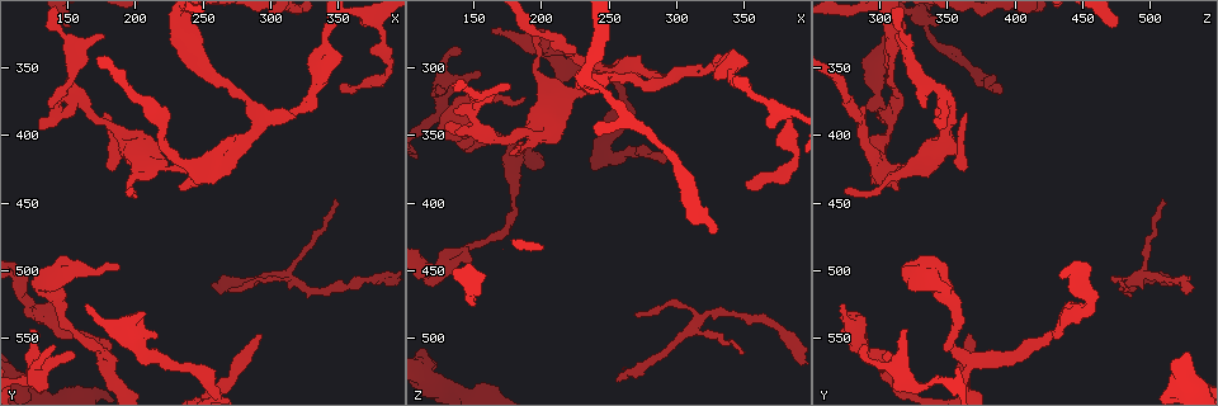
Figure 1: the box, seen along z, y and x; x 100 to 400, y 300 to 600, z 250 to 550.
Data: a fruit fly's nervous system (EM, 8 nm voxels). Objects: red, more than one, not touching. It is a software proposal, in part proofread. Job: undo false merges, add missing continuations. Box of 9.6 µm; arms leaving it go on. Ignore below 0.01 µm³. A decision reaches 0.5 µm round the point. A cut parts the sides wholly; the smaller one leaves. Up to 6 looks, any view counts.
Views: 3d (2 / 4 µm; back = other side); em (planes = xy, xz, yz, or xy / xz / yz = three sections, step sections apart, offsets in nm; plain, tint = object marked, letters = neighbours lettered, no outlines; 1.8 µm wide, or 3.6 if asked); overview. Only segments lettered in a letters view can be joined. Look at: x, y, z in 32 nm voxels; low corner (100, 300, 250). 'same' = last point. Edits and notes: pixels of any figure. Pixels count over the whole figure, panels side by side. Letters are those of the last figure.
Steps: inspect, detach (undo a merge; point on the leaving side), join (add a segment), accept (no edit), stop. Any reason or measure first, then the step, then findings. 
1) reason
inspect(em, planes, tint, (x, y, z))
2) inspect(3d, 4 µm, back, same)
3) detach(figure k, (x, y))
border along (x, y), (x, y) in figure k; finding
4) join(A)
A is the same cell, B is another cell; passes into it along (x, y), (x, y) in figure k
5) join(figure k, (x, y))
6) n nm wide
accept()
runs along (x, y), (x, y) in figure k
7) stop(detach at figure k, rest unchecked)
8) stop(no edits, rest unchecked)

end of a long branch
inspect(em, yz, step 4, letters, (292, 544, 366))

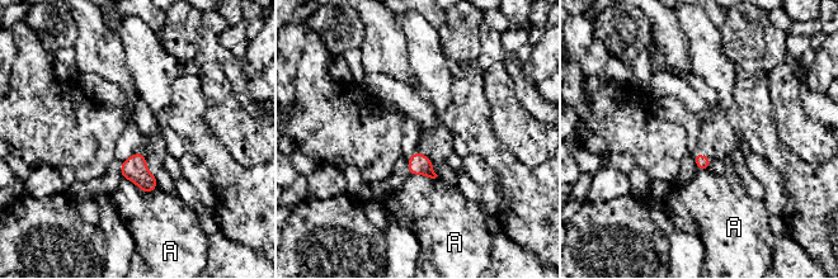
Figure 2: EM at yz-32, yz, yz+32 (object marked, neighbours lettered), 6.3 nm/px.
accept()
A is another cell; none of them fits

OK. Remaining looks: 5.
inspect(3d, 2 µm, (310, 504, 492))

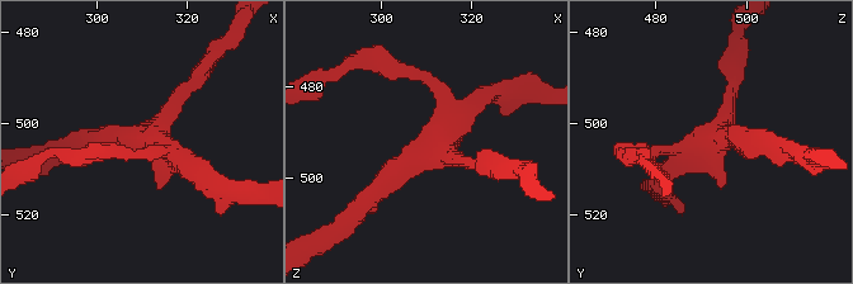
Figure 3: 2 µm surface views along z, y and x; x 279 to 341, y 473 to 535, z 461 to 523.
inspect(em, planes, letters, (313, 504, 492))

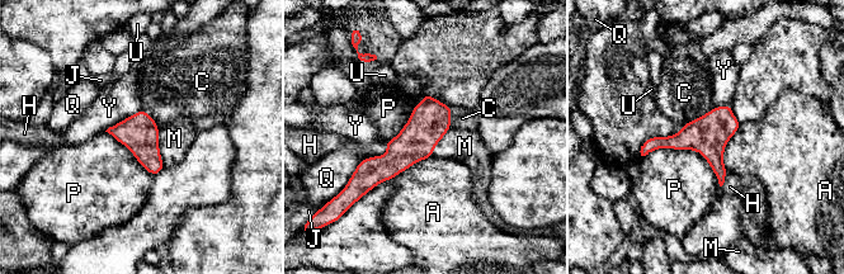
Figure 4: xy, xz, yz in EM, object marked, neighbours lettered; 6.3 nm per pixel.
240 nm wide
accept()
A, C, H, J, M, P, Q, U and Y are other cells; border along (642, 155), (696, 150), (720, 187) in figure 4; continuous, no second cell

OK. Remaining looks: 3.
inspect(3d, 2 µm, (150, 524, 444))

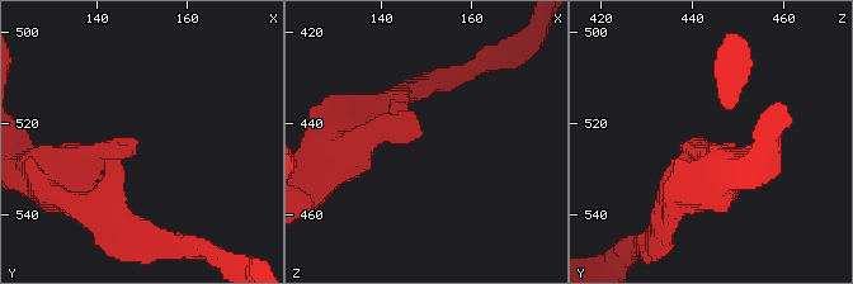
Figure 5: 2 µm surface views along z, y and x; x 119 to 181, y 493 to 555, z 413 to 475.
need the tissue
inspect(em, 3.6 µm, planes, letters, (148, 524, 443))

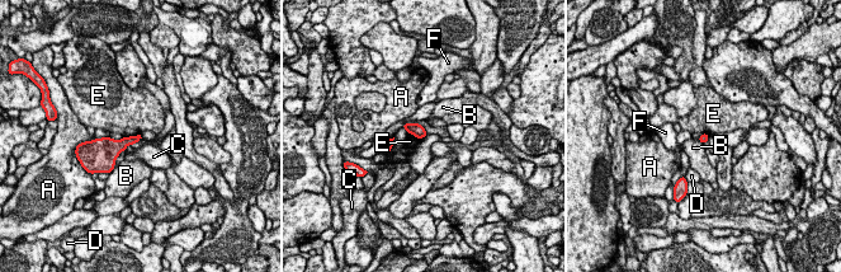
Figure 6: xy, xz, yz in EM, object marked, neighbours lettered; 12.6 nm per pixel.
accept()
A, B, C, D, E and F are other cells; border along (140, 134), (123, 137) in figure 6; none of them fits

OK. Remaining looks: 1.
stop(no edits, rest unchecked)

